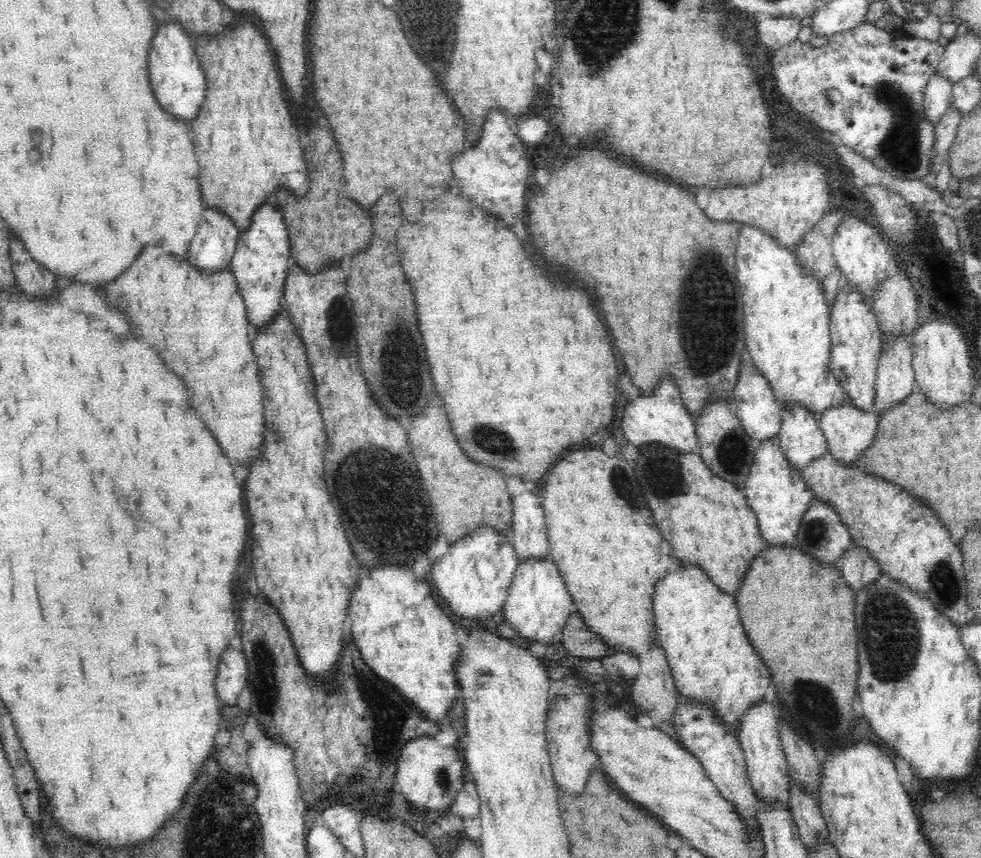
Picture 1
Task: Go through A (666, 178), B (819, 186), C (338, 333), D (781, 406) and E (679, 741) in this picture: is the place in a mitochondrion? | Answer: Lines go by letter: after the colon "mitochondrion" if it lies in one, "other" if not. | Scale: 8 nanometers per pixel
A: other
B: other
C: mitochondrion
D: other
E: other

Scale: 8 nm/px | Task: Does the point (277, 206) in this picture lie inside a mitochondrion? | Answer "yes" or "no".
no

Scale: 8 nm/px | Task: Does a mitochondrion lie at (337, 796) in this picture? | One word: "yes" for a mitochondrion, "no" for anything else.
no

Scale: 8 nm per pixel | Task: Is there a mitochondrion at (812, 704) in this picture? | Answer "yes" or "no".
yes

